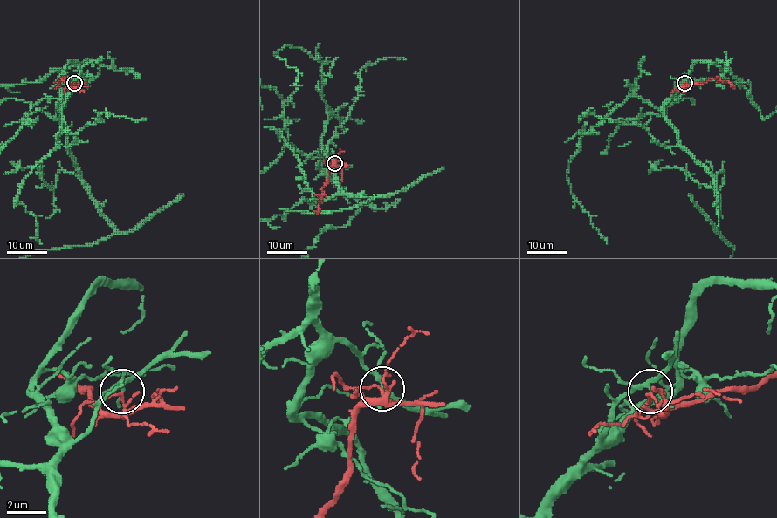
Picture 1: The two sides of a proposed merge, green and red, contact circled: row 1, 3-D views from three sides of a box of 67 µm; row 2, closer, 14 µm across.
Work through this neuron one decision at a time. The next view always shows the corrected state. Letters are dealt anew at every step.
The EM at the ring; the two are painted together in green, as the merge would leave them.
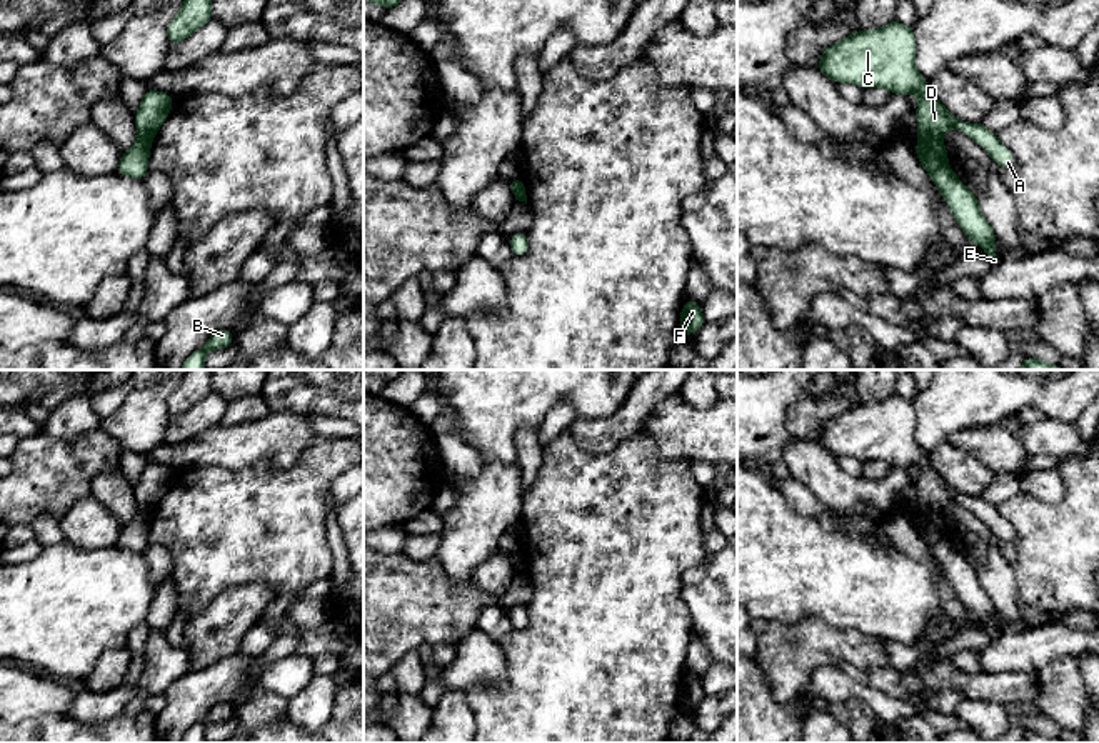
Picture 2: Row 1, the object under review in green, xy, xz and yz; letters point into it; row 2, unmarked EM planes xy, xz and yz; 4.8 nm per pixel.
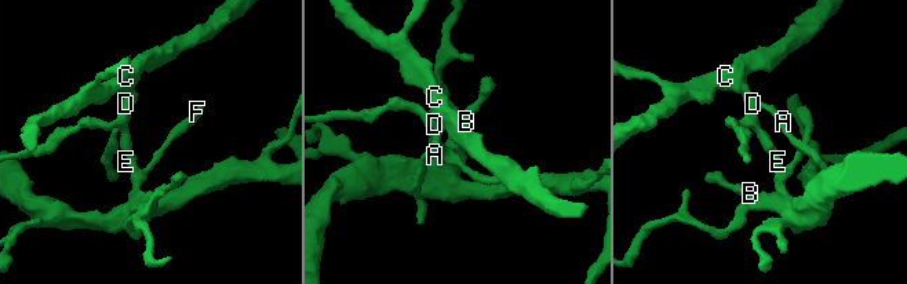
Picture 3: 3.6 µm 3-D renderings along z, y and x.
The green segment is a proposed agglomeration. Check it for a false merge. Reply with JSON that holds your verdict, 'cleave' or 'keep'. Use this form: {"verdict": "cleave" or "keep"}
{"verdict": "cleave"}

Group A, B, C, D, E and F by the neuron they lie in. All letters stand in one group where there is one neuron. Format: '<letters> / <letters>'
A C D / B E F

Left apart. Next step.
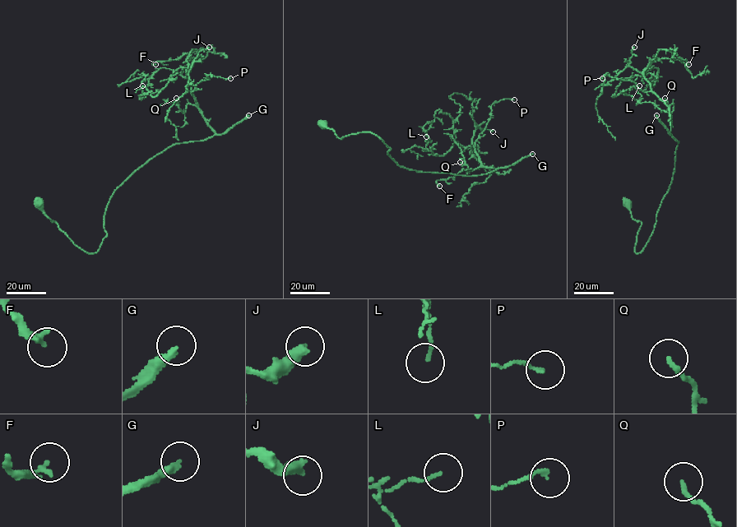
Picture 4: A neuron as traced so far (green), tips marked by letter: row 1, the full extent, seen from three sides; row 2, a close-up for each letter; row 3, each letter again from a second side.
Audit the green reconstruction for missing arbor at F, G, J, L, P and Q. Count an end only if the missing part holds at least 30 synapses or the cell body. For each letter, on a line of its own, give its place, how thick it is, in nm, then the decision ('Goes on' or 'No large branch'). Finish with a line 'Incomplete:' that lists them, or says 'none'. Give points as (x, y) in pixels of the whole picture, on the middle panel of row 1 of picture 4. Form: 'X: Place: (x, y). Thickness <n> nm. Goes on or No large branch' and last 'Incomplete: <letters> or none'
F: Place: (439, 186). Thickness 190 nm. No large branch
G: Place: (532, 154). Thickness 280 nm. Goes on
J: Place: (493, 131). Thickness 420 nm. No large branch
L: Place: (426, 136). Thickness 110 nm. No large branch
P: Place: (514, 99). Thickness 120 nm. No large branch
Q: Place: (460, 162). Thickness 180 nm. No large branch
Incomplete: G

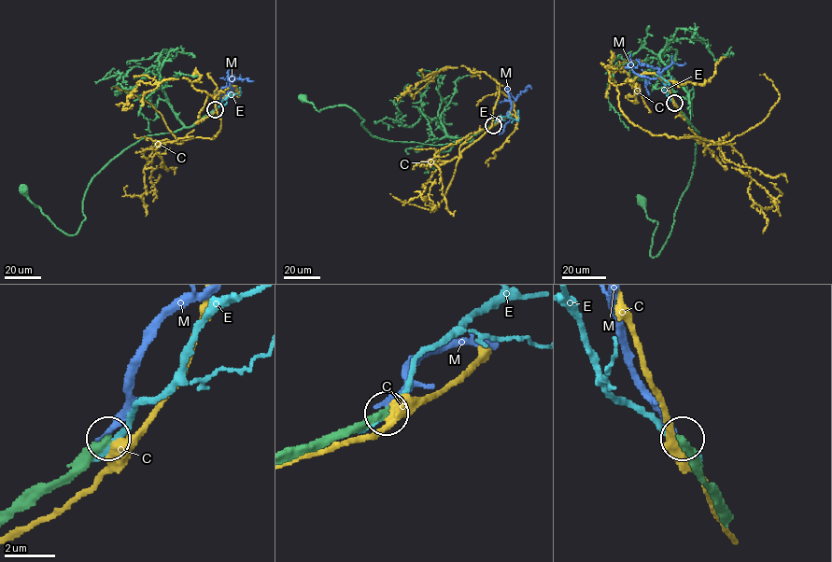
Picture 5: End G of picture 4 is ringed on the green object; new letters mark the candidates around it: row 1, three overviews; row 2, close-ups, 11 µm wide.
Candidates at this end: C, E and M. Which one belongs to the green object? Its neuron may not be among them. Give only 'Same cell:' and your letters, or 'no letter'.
Same cell: no letter

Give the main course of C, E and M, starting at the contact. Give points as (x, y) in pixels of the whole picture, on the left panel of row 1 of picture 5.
C: (215, 110), (234, 85), (215, 96), (214, 137), (153, 148), (145, 168), (154, 169), (152, 187), (159, 175)
E: (214, 111), (229, 96), (239, 94), (239, 87)
M: (214, 110), (233, 80), (247, 78), (254, 81)

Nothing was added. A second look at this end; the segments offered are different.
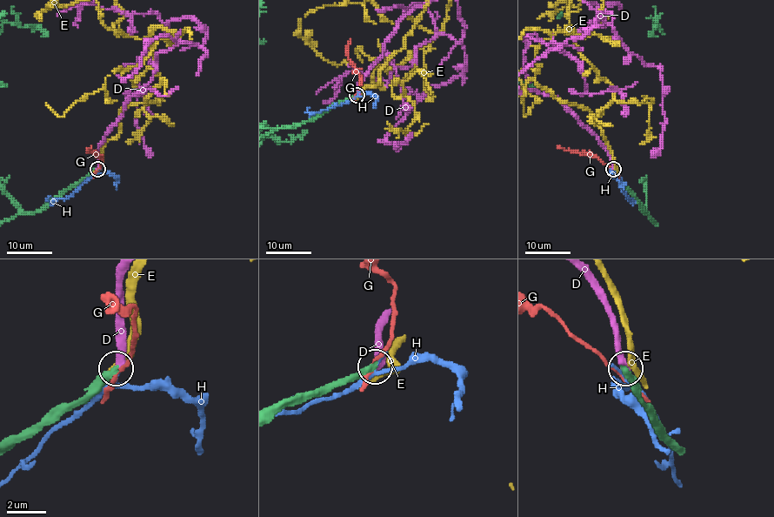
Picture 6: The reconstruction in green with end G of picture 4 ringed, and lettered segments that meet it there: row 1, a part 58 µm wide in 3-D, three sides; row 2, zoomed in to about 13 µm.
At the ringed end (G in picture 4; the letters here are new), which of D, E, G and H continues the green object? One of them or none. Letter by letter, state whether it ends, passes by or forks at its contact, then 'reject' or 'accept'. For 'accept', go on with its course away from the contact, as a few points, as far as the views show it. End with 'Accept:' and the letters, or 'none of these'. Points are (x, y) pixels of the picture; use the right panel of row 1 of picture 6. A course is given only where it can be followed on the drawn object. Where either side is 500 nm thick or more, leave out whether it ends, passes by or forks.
D: it ends; accept
E: it passes by; reject
G: it passes by; reject
H: it forks; reject
Accept: D

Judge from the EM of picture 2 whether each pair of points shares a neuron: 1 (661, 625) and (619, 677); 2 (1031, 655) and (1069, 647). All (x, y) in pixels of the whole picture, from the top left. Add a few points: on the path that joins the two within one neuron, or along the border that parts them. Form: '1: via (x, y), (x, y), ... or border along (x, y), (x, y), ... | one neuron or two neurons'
1: via (647, 638), (641, 645), (641, 652), (629, 663) | one neuron
2: via (1041, 647), (1059, 647) | one neuron

